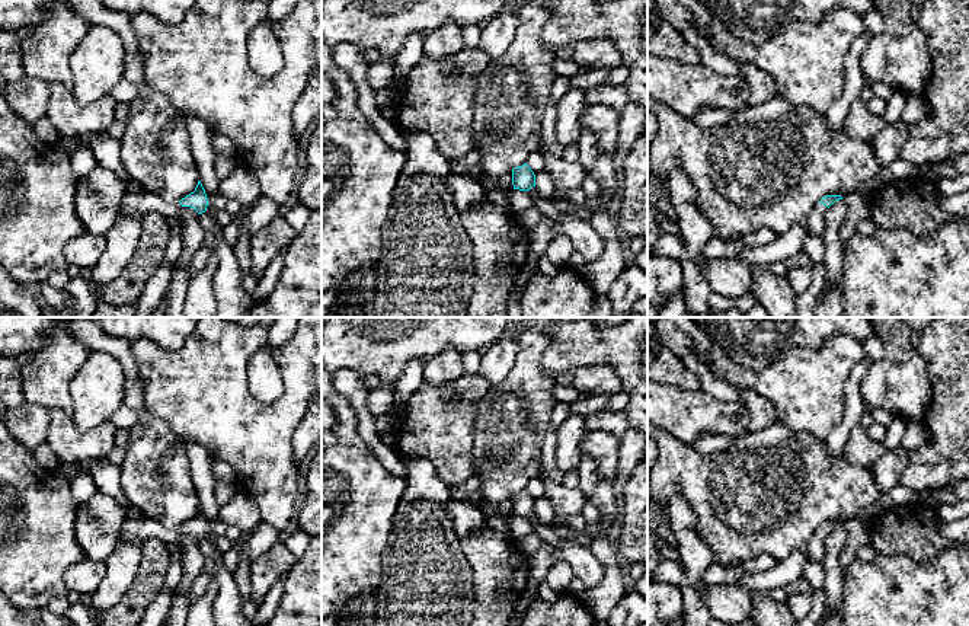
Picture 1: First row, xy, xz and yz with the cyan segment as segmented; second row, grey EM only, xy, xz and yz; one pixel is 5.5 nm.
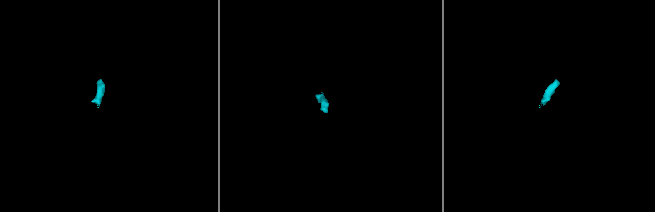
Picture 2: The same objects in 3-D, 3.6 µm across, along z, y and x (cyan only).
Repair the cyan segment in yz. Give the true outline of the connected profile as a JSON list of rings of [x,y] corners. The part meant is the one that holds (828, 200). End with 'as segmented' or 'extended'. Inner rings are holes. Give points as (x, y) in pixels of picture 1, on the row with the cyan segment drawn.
[[[825,195],[810,211],[806,220],[806,230],[813,236],[821,237],[825,229],[826,211],[838,199],[842,199],[841,195]]]; extended

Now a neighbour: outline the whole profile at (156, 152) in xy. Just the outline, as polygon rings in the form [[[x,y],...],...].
[[[65,0],[90,25],[113,29],[125,47],[122,77],[134,83],[137,96],[121,138],[121,159],[128,178],[145,192],[176,202],[195,191],[198,169],[182,112],[144,80],[138,39],[131,19],[106,9],[99,0]]]

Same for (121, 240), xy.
[[[119,208],[112,229],[105,234],[105,252],[89,271],[90,282],[96,293],[102,293],[122,272],[137,249],[141,231],[141,215],[127,214]]]

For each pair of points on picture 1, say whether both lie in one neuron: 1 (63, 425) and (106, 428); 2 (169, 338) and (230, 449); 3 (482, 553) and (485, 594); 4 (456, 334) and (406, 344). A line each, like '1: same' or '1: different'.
1: same
2: different
3: same
4: same

